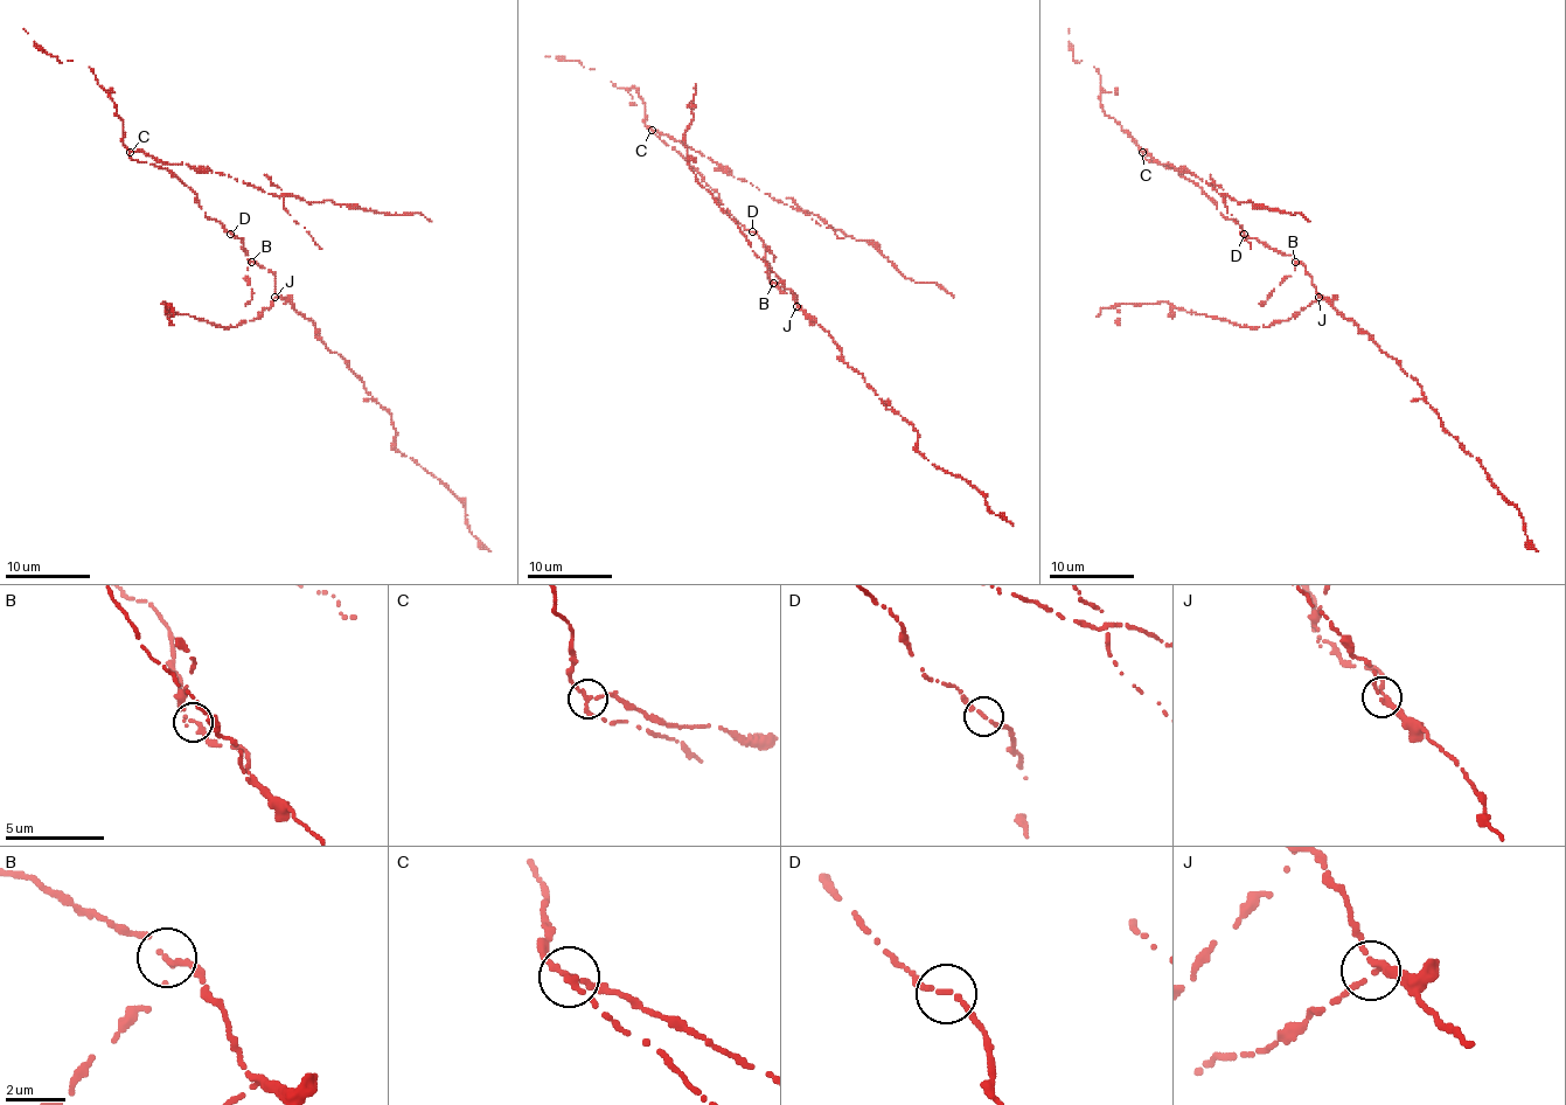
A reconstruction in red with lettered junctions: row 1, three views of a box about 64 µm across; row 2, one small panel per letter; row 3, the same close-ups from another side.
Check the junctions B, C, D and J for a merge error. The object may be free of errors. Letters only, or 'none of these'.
C

